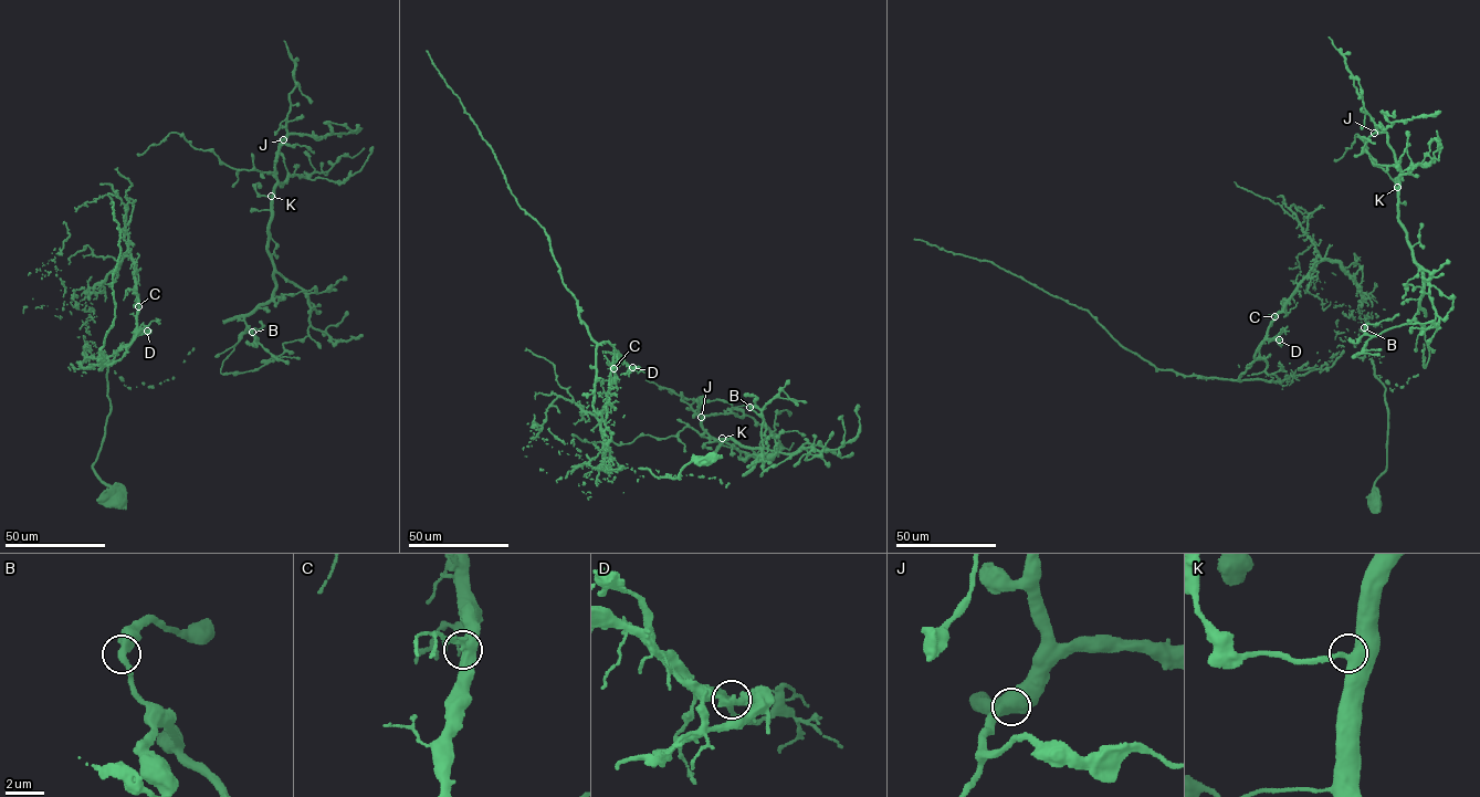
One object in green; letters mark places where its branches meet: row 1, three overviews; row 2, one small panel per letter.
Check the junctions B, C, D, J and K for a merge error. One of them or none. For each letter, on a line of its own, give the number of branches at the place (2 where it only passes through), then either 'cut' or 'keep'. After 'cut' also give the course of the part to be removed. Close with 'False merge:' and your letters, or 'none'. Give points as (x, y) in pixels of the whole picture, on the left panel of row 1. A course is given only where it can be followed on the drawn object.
B: 2 | keep
C: 2 | keep
D: 2 | cut | (147, 331), (140, 329), (121, 359), (107, 365), (100, 360), (115, 316), (112, 280), (121, 238), (113, 201)
J: 2 | keep
K: 2 | keep
False merge: D

